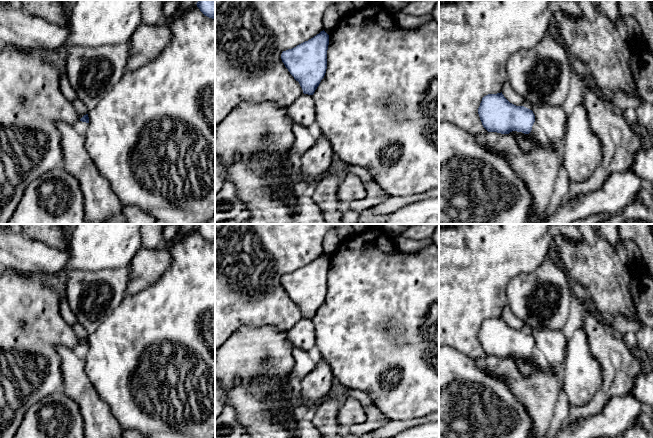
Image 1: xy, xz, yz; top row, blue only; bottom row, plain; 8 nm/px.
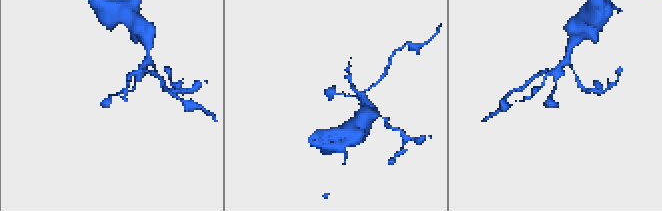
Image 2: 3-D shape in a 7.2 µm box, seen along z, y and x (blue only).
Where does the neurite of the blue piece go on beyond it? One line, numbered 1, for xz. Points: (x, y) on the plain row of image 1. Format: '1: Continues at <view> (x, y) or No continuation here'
1: No continuation here

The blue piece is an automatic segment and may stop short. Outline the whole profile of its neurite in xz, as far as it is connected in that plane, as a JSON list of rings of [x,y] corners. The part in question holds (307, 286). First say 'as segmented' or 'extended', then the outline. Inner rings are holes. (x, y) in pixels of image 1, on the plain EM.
as segmented; [[[323,254],[281,278],[282,286],[299,306],[304,318],[313,319],[325,300],[328,269],[329,259]]]

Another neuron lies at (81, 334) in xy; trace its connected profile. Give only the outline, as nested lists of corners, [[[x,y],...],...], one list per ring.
[[[78,323],[74,324],[72,326],[72,329],[78,339],[79,344],[86,338],[88,338],[88,333],[86,332],[86,330]]]

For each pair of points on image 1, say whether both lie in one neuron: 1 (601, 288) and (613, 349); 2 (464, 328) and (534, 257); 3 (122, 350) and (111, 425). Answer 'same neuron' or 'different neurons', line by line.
1: different neurons
2: same neuron
3: different neurons

